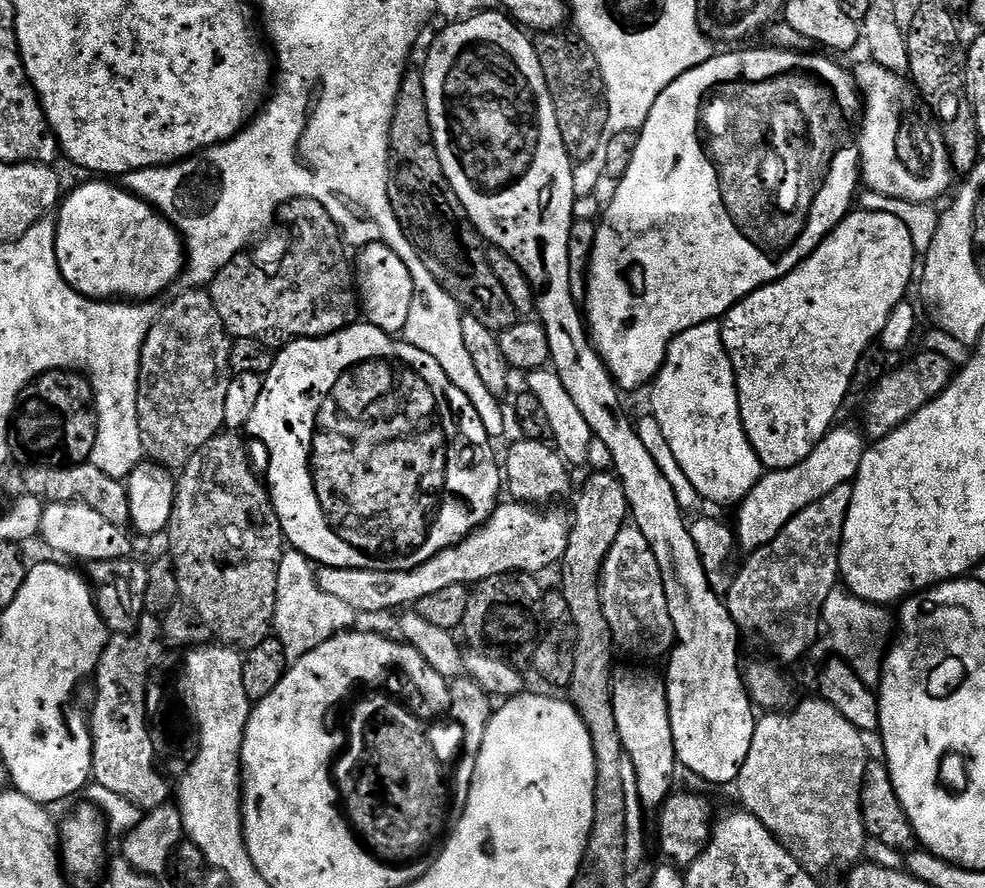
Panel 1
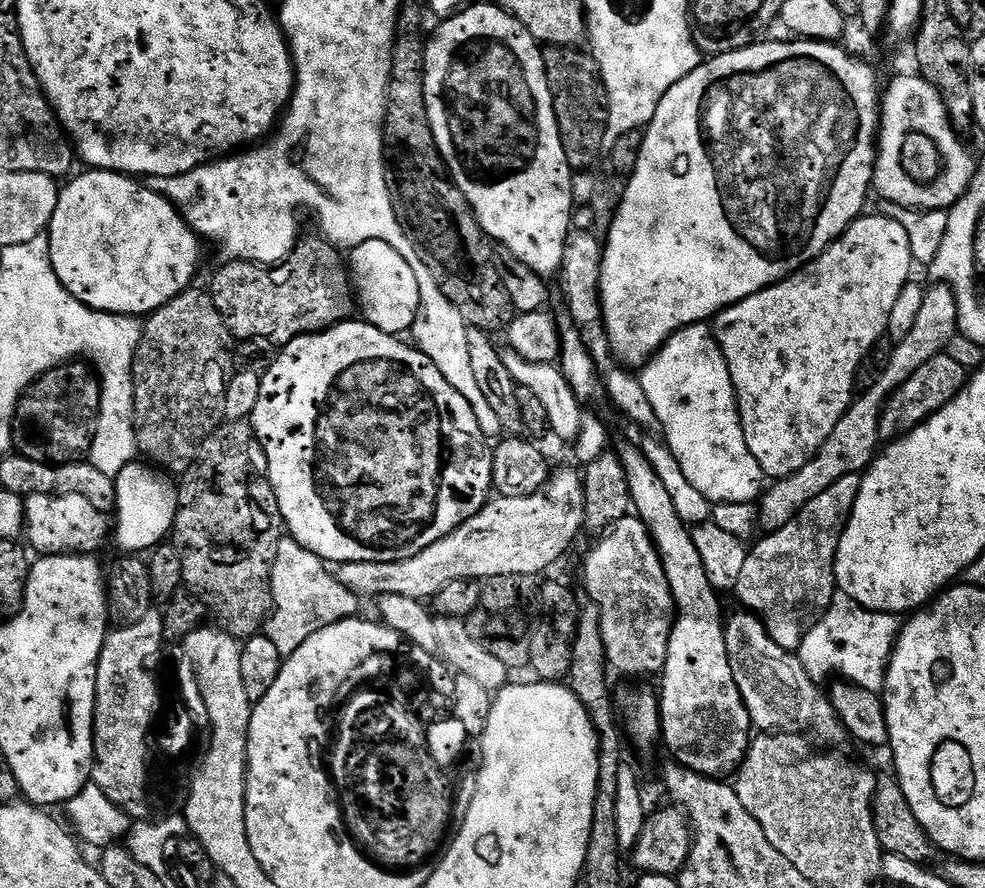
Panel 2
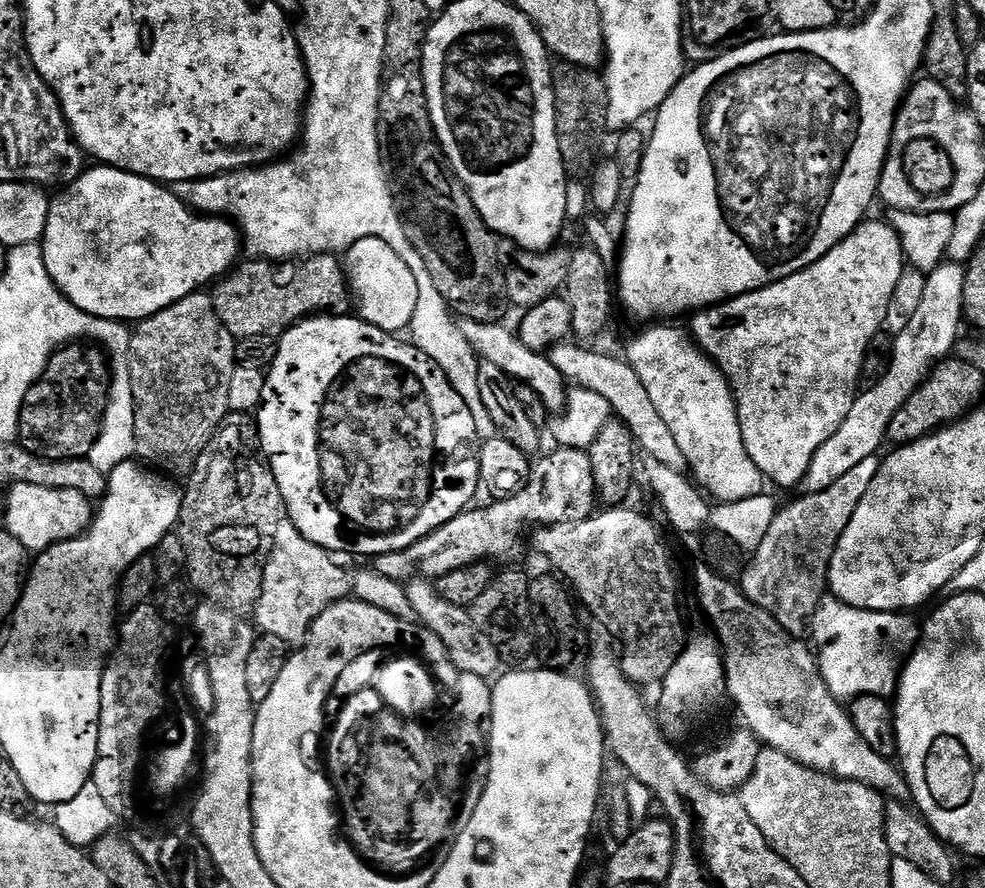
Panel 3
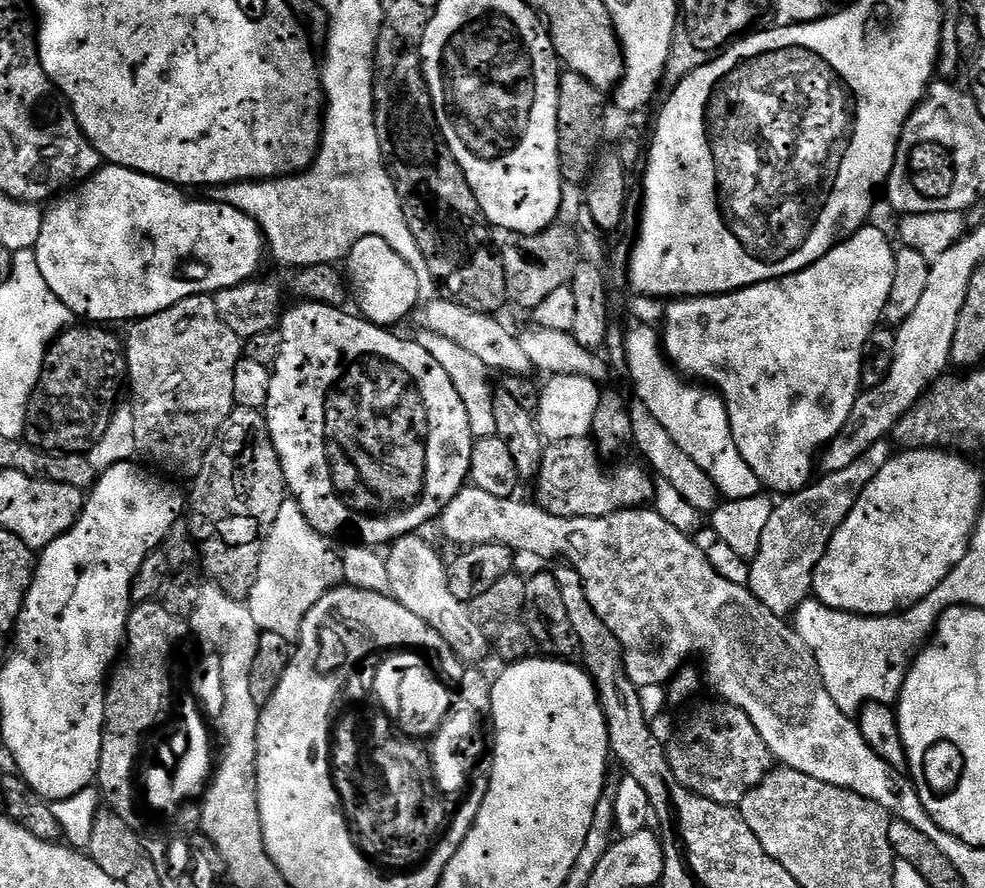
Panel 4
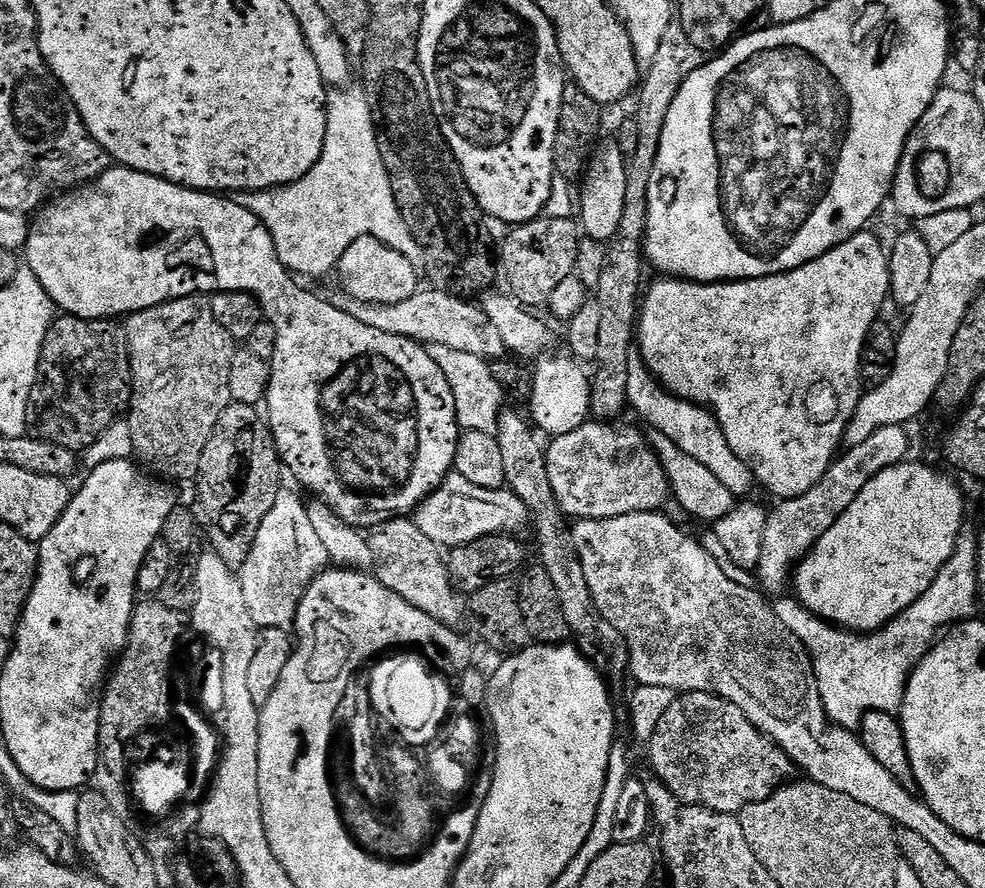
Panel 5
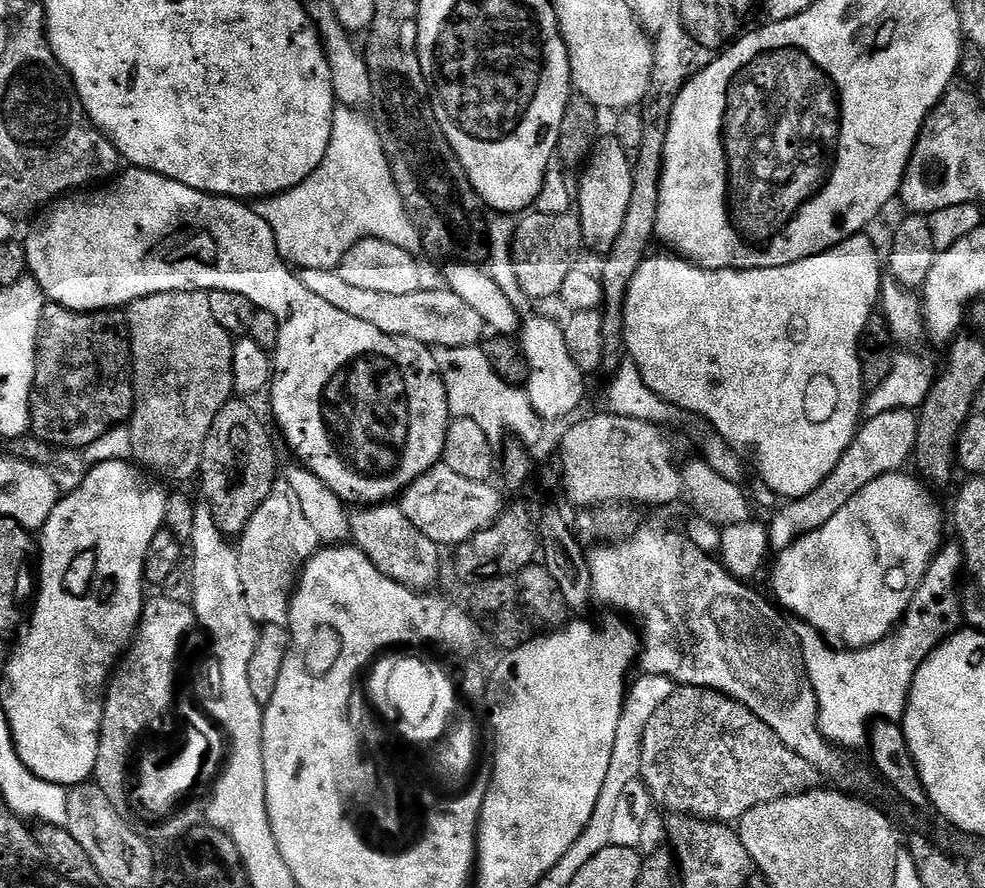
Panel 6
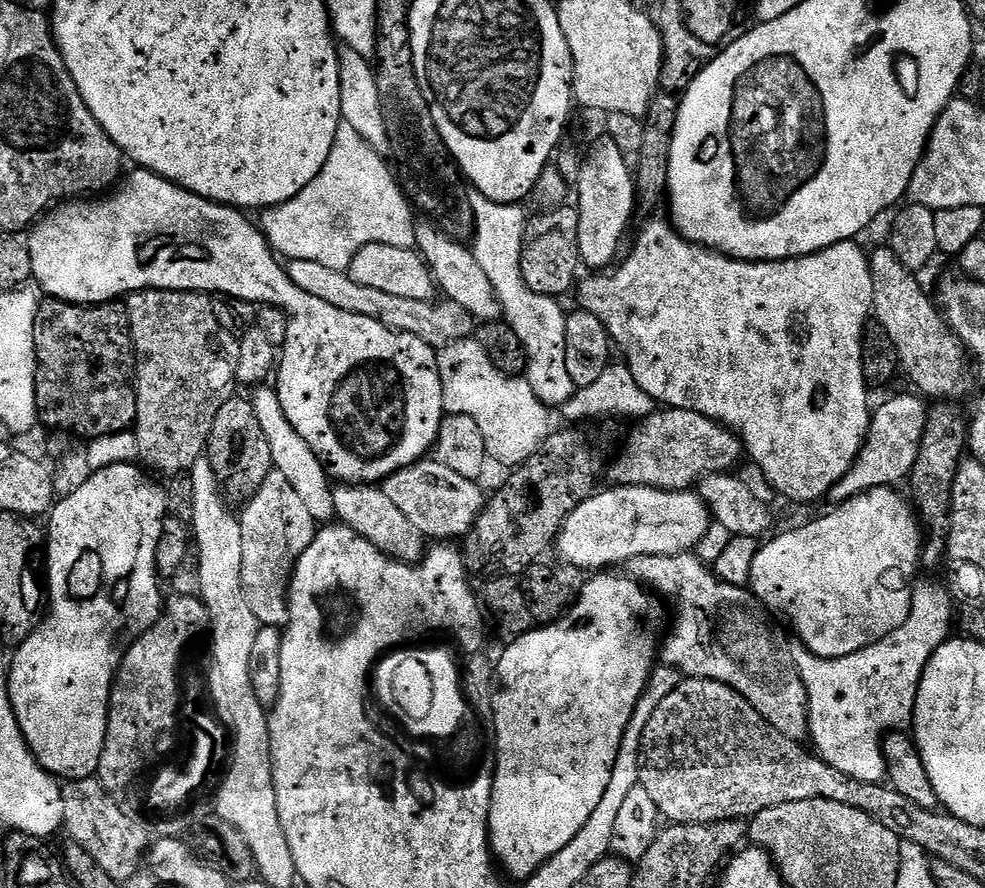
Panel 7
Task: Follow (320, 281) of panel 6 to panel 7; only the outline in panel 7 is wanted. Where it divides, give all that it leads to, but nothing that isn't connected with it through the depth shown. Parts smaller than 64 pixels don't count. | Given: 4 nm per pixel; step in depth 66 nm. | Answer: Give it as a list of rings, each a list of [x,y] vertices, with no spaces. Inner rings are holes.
[[[290,260],[287,261],[286,271],[294,286],[298,286],[298,290],[306,290],[306,294],[314,294],[314,298],[322,298],[322,302],[338,306],[338,310],[360,314],[362,318],[372,318],[374,322],[393,328],[395,332],[414,334],[431,348],[439,350],[473,335],[474,321],[471,314],[447,298],[441,299],[441,304],[429,300],[398,298],[394,294],[386,294],[383,290],[374,290],[371,286],[358,286],[358,282],[354,282],[354,278],[350,278],[347,272],[330,270],[318,262]]]

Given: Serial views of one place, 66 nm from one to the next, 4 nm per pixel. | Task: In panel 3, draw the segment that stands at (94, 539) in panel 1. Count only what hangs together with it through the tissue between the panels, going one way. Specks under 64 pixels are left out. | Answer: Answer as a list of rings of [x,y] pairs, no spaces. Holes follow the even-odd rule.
[[[13,484],[7,489],[8,501],[4,504],[3,527],[30,554],[45,552],[52,544],[61,544],[78,538],[92,525],[93,501],[78,494],[78,490],[50,490],[50,486]]]

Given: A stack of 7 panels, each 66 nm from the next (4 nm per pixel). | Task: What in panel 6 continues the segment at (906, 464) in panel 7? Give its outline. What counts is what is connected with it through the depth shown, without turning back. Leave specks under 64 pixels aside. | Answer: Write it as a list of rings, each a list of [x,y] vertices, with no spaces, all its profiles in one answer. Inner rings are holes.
[[[915,411],[889,412],[887,416],[877,416],[861,423],[854,442],[846,450],[842,462],[834,466],[830,478],[818,486],[809,496],[797,500],[789,500],[775,513],[776,517],[767,525],[769,542],[773,549],[789,548],[795,540],[826,526],[858,490],[870,486],[878,478],[888,472],[899,472],[904,463],[913,459],[916,450],[916,435],[918,434],[918,416]]]

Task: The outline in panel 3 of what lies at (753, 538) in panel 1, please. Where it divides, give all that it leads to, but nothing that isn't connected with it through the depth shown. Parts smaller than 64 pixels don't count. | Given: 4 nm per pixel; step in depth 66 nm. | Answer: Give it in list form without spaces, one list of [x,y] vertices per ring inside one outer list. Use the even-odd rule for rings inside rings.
[[[945,262],[938,265],[933,272],[927,273],[927,277],[926,290],[922,293],[922,302],[918,306],[918,311],[915,312],[914,318],[910,318],[906,330],[902,330],[902,334],[894,338],[893,344],[896,345],[893,346],[892,352],[890,351],[885,376],[872,388],[861,391],[857,395],[856,401],[850,406],[850,414],[846,414],[846,422],[842,422],[842,426],[838,426],[838,430],[834,430],[834,434],[830,434],[830,438],[822,442],[818,454],[814,454],[810,462],[810,470],[804,475],[802,488],[805,493],[821,492],[826,490],[826,486],[834,486],[834,482],[838,482],[838,478],[845,476],[848,471],[854,470],[854,466],[866,462],[866,458],[877,455],[881,451],[879,448],[885,447],[888,427],[894,414],[902,410],[910,394],[914,394],[914,390],[918,390],[920,385],[928,379],[932,369],[955,349],[958,337],[961,335],[960,324],[962,328],[964,320],[964,303],[962,302],[964,269],[959,263]]]

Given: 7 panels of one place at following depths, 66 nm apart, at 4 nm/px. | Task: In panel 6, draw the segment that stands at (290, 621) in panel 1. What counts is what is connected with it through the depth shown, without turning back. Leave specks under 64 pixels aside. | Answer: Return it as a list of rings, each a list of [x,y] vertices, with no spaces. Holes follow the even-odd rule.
[[[277,482],[238,540],[246,610],[250,610],[250,618],[254,618],[257,625],[288,624],[288,613],[292,610],[292,598],[300,574],[321,544],[320,535],[310,522],[306,522],[306,514],[302,514],[298,494],[290,490],[287,482]]]

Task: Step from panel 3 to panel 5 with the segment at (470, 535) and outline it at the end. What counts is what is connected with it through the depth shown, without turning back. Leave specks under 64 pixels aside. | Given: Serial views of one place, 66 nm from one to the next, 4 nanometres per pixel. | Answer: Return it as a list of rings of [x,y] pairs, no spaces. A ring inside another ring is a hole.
[[[586,422],[582,426],[578,426],[578,430],[570,430],[570,434],[562,434],[555,437],[551,441],[552,445],[547,445],[546,448],[546,463],[548,466],[548,478],[552,492],[556,496],[556,501],[560,507],[561,512],[565,517],[571,518],[573,521],[577,520],[609,520],[610,518],[618,518],[626,514],[634,514],[635,512],[659,512],[665,506],[664,503],[669,503],[670,489],[668,486],[668,479],[666,478],[666,470],[662,466],[662,462],[656,456],[656,451],[652,449],[649,437],[643,436],[636,428],[616,428],[615,423],[612,422]]]

